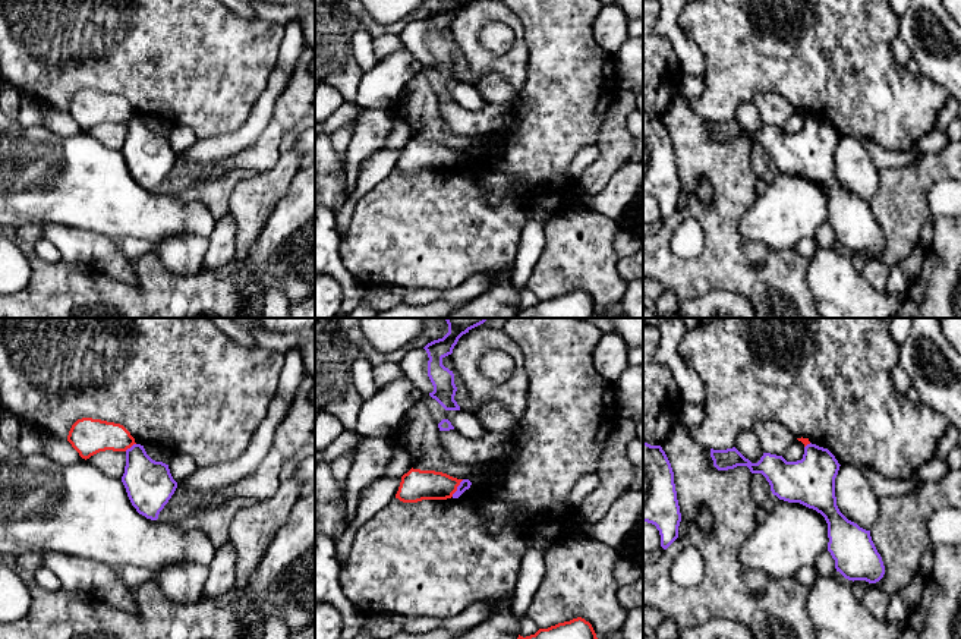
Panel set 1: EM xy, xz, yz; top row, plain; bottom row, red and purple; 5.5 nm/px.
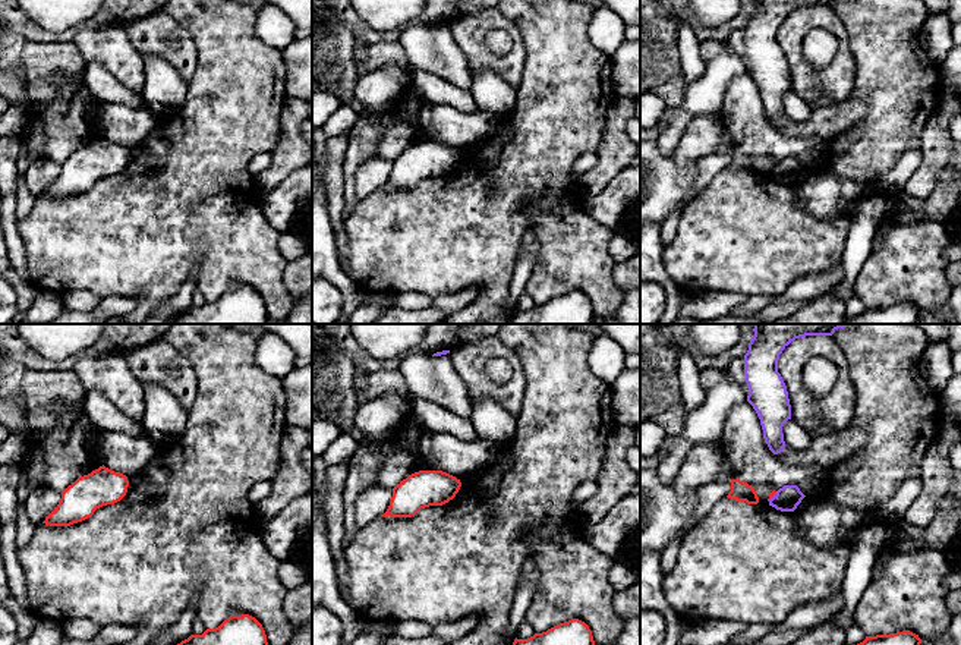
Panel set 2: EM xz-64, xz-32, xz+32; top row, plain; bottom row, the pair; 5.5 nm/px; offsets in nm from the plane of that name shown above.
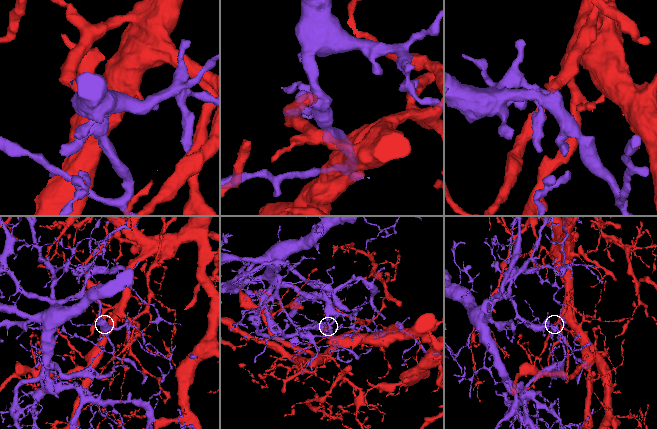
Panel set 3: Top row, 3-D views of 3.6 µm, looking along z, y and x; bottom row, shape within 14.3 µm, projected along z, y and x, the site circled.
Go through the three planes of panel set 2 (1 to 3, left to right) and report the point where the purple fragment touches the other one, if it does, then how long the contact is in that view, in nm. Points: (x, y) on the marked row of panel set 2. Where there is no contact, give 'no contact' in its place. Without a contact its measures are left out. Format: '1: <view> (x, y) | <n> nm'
1: no contact
2: no contact
3: xz+32 (772, 496) | 80 nm

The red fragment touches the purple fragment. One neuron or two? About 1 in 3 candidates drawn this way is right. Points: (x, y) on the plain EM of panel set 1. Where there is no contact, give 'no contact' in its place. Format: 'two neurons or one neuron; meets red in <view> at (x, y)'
two neurons; meets red in xz at (456, 160)

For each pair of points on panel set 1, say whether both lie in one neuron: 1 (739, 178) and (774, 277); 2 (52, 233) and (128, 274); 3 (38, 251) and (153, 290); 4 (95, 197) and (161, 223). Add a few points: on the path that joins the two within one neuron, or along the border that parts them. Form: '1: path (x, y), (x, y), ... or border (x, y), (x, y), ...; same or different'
1: path (728, 207), (728, 249), (744, 266); same
2: path (71, 242), (98, 251), (109, 260); same
3: border (34, 258), (46, 261), (60, 260); different
4: path (112, 204), (145, 214); same

